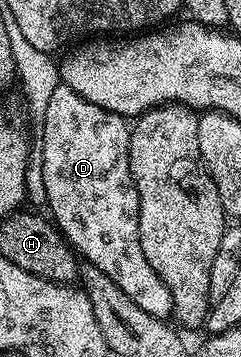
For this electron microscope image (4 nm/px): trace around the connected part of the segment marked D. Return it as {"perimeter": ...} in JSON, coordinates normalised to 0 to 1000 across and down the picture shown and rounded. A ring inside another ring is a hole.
{"perimeter":[[[245,235],[203,275],[178,345],[178,401],[166,409],[174,529],[191,538],[203,605],[311,711],[353,739],[394,742],[432,759],[432,770],[448,770],[448,782],[465,782],[465,793],[481,793],[481,804],[498,804],[498,815],[515,815],[515,826],[531,826],[581,871],[689,894],[722,871],[714,826],[680,782],[631,759],[631,737],[598,725],[598,703],[581,692],[581,557],[539,476],[539,367],[527,331],[432,300],[398,300],[398,289],[365,289],[365,277],[315,266],[299,244]]]}

